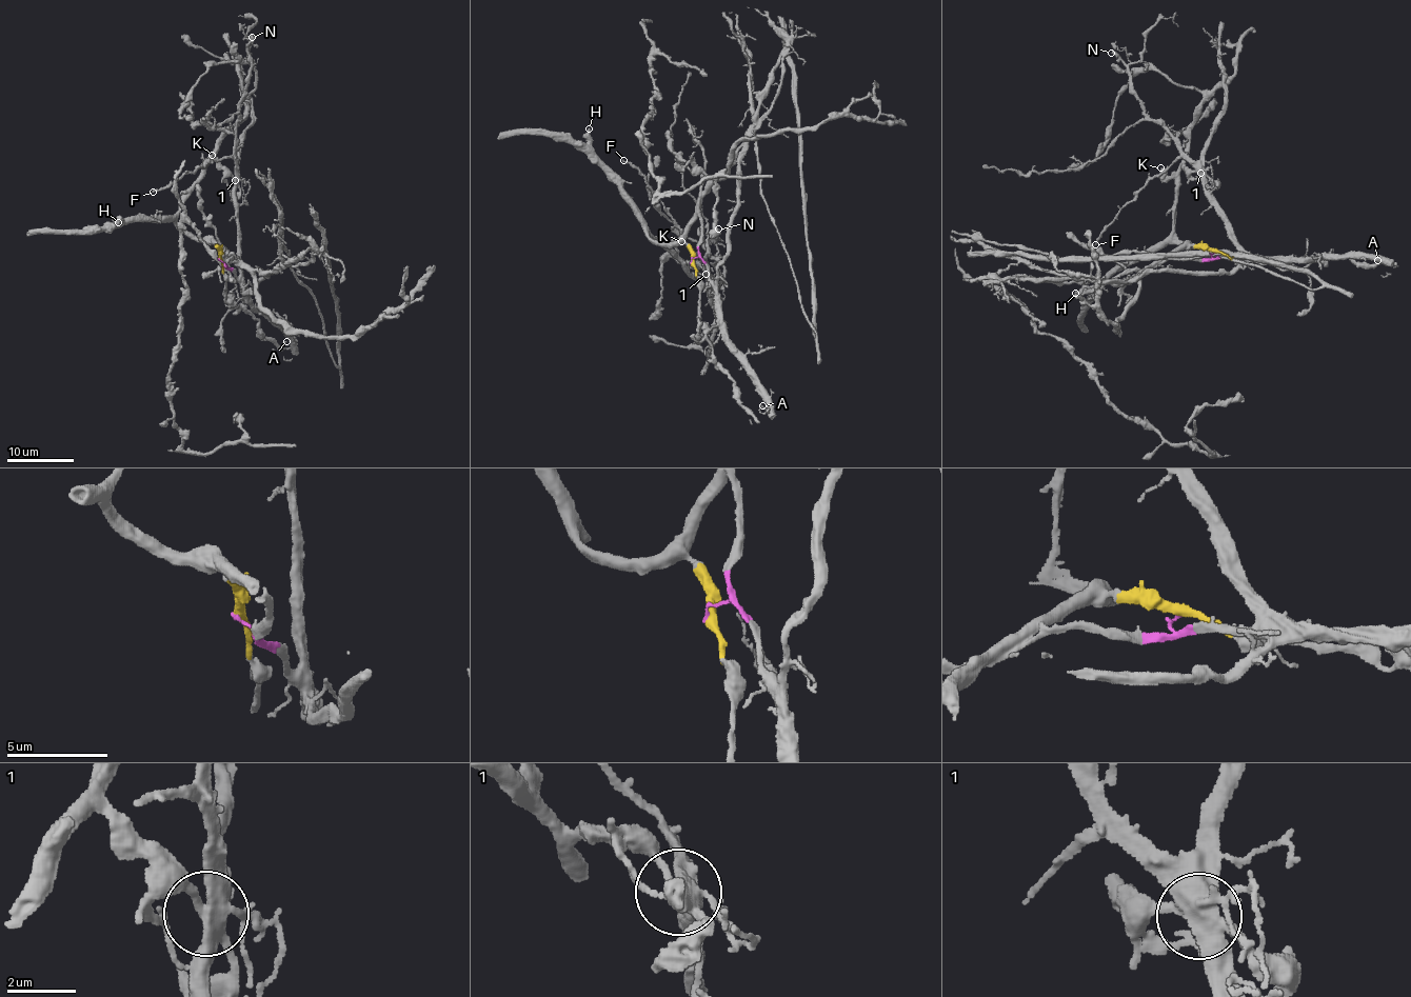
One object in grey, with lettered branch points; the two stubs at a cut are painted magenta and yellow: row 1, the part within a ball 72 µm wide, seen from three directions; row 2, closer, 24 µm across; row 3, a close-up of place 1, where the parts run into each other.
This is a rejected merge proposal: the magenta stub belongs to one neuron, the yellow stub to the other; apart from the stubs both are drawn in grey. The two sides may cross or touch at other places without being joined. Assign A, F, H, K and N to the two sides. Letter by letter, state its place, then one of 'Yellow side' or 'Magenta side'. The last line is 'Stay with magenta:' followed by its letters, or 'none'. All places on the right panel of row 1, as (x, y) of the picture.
A: Place: (1377, 260). Magenta side
F: Place: (1095, 244). Magenta side
H: Place: (1075, 293). Yellow side
K: Place: (1160, 167). Yellow side
N: Place: (1111, 53). Magenta side
Stay with magenta: A, F, N

